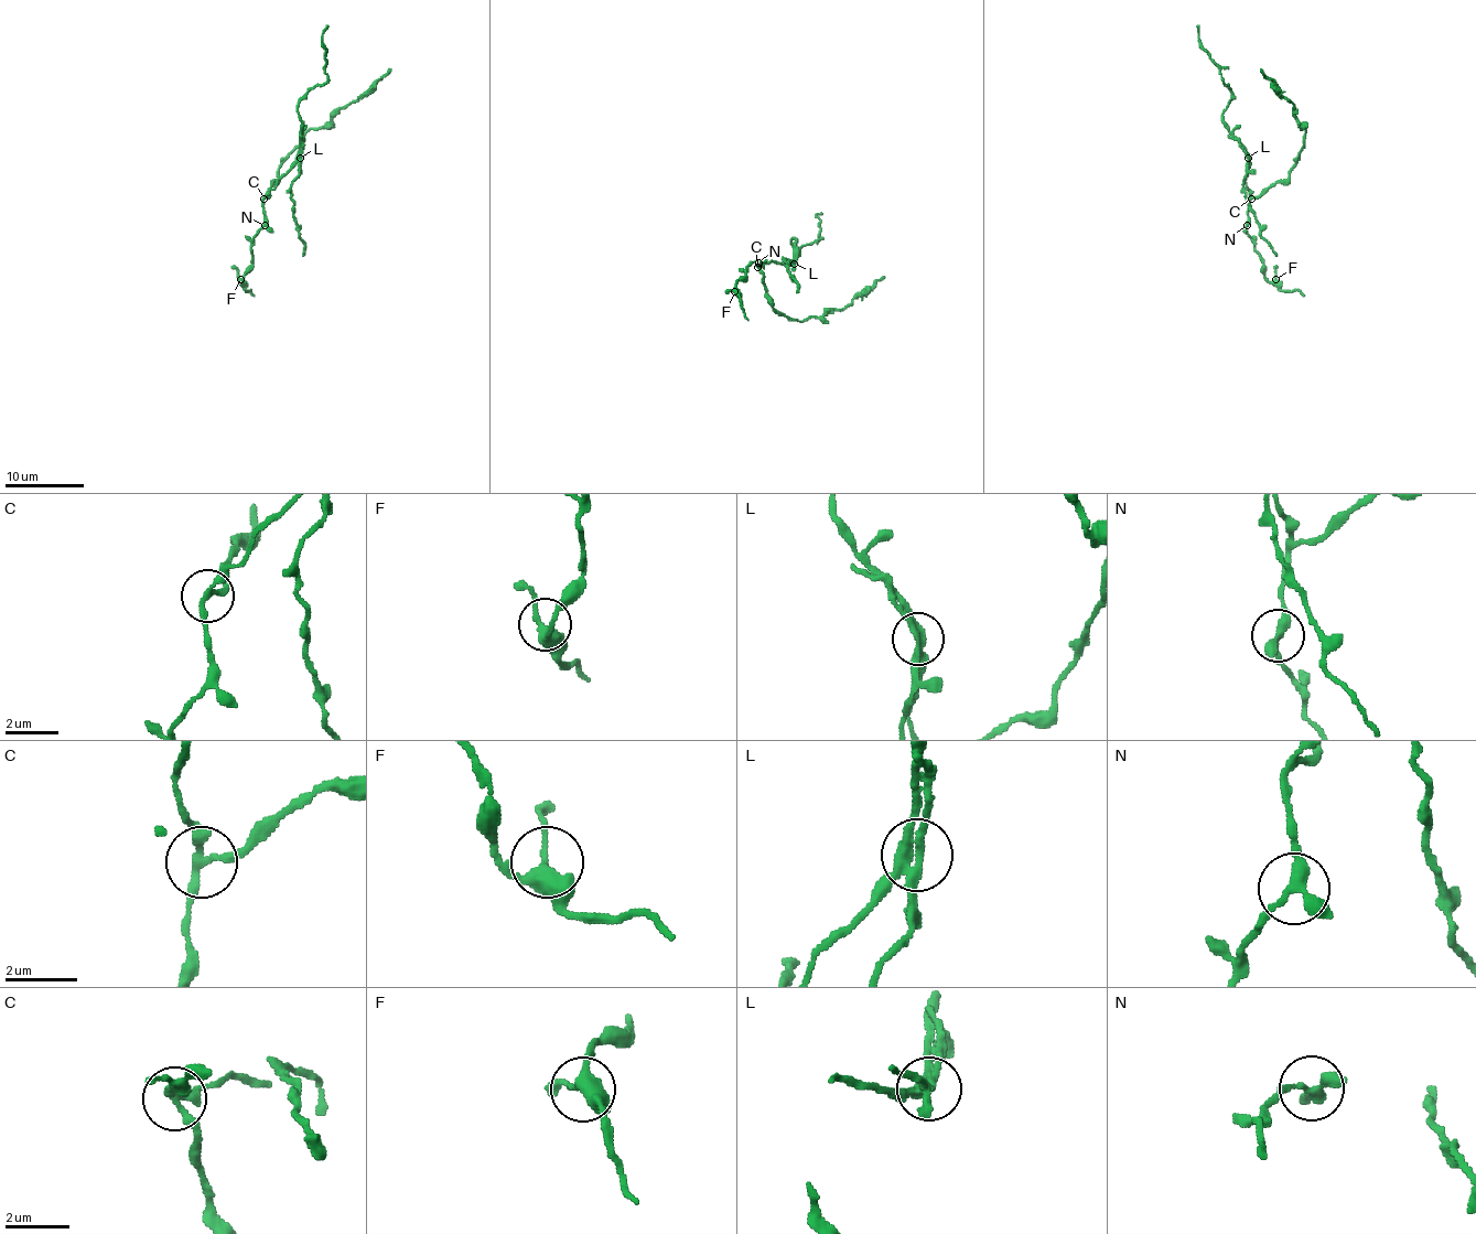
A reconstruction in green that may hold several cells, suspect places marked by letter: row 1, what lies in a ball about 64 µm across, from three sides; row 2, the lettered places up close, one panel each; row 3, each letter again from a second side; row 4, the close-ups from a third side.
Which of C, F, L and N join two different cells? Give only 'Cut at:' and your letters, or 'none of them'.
Cut at: C, L

